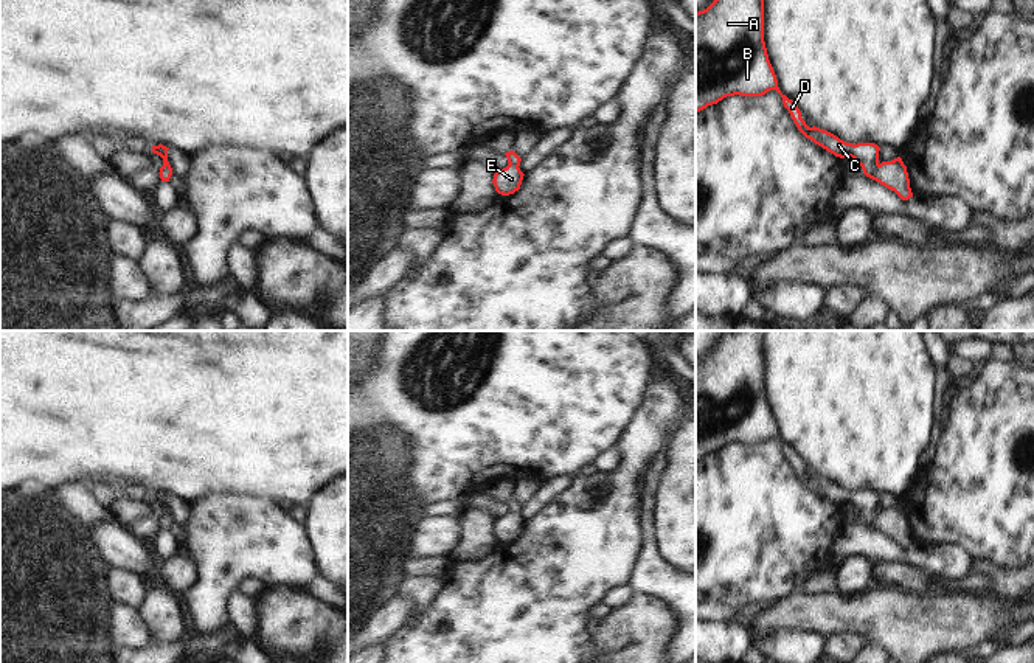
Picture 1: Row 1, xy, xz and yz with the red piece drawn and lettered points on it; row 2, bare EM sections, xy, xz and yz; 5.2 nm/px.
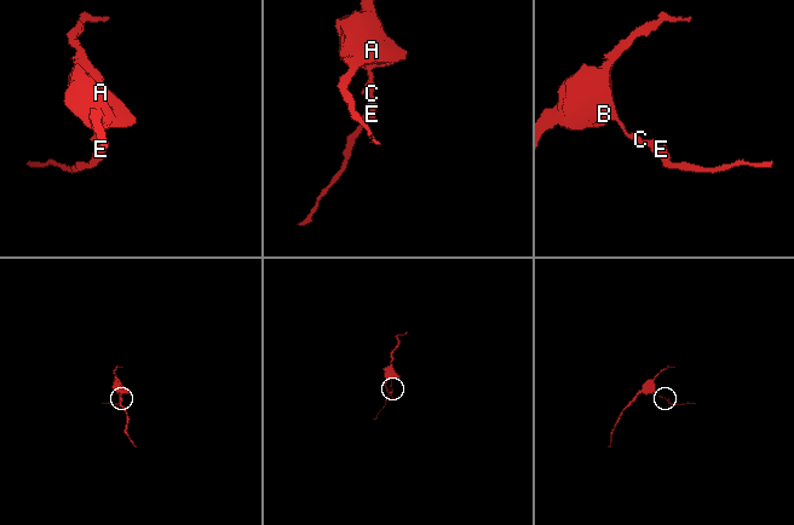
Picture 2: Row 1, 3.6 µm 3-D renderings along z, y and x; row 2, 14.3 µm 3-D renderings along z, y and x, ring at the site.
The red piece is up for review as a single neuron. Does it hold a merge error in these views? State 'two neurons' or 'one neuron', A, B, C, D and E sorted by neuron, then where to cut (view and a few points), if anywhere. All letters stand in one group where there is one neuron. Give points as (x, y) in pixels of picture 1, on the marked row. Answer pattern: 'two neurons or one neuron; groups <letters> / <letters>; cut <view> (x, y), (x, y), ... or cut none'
one neuron; groups A B C D E; cut none

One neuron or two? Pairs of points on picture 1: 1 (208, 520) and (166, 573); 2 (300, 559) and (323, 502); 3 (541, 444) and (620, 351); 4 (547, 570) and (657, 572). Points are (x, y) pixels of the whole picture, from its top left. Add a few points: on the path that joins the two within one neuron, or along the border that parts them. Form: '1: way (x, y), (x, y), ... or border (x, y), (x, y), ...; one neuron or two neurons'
1: border (185, 551), (196, 570), (196, 581), (191, 589); two neurons
2: border (301, 525), (314, 561), (315, 576); two neurons
3: way (550, 421), (596, 374); one neuron
4: border (641, 536), (641, 548), (626, 584); two neurons

